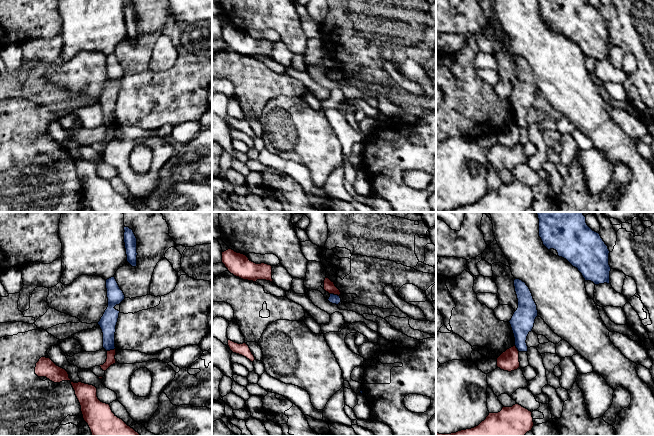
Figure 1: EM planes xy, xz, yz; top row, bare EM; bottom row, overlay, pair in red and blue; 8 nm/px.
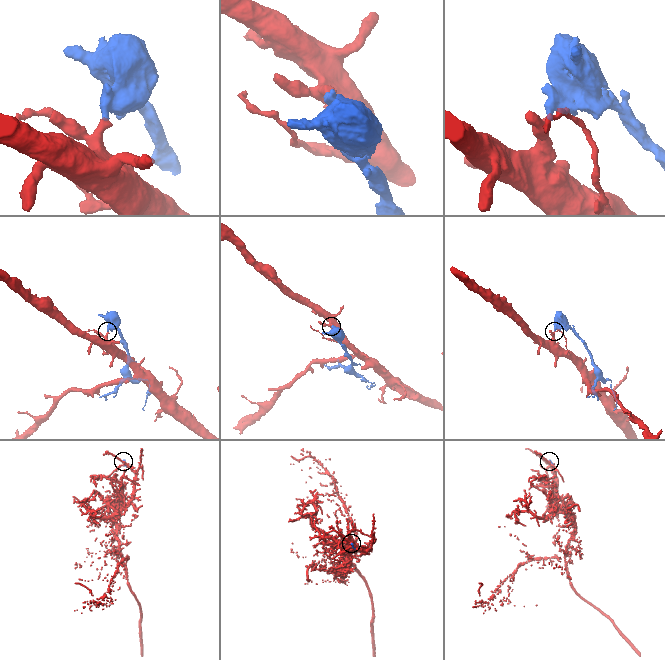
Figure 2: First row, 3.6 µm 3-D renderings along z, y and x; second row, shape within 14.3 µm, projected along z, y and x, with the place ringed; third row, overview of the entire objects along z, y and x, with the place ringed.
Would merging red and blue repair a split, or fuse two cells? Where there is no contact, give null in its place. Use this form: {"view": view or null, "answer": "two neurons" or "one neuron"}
{"view": "xz", "answer": "two neurons"}

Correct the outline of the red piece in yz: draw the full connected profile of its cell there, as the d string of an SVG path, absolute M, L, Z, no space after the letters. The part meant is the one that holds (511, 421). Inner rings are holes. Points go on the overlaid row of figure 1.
M515 404L512 407L503 406L498 413L489 413L486 419L474 428L451 434L436 433L436 436L525 436L527 432L532 430L533 426L532 412L519 404Z

